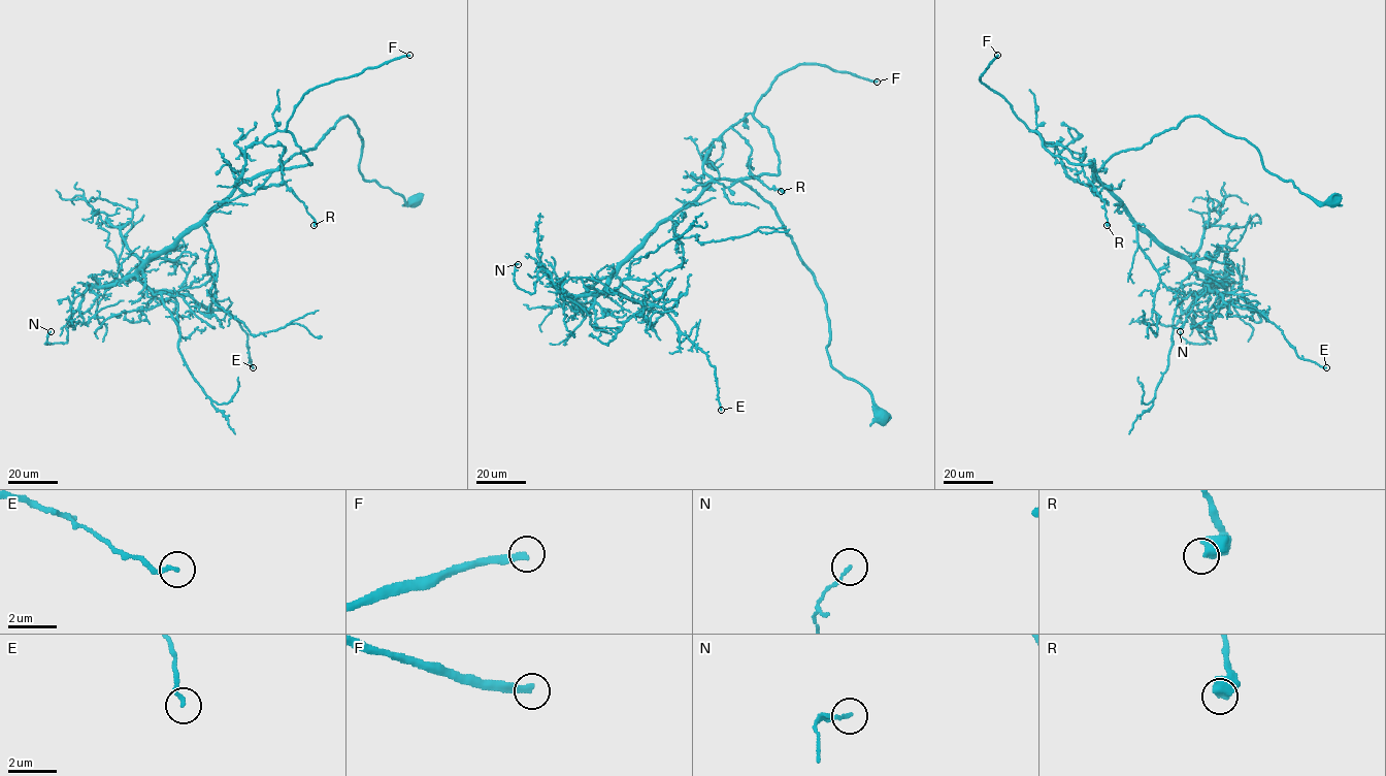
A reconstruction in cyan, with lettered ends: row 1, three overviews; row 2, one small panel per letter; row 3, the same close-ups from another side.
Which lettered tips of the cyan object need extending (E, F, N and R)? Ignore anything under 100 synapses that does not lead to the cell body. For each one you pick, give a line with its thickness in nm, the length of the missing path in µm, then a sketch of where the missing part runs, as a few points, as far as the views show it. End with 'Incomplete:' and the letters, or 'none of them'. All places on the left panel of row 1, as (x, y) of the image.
F: 280 nm thick; about 300 µm are missing
Incomplete: F

